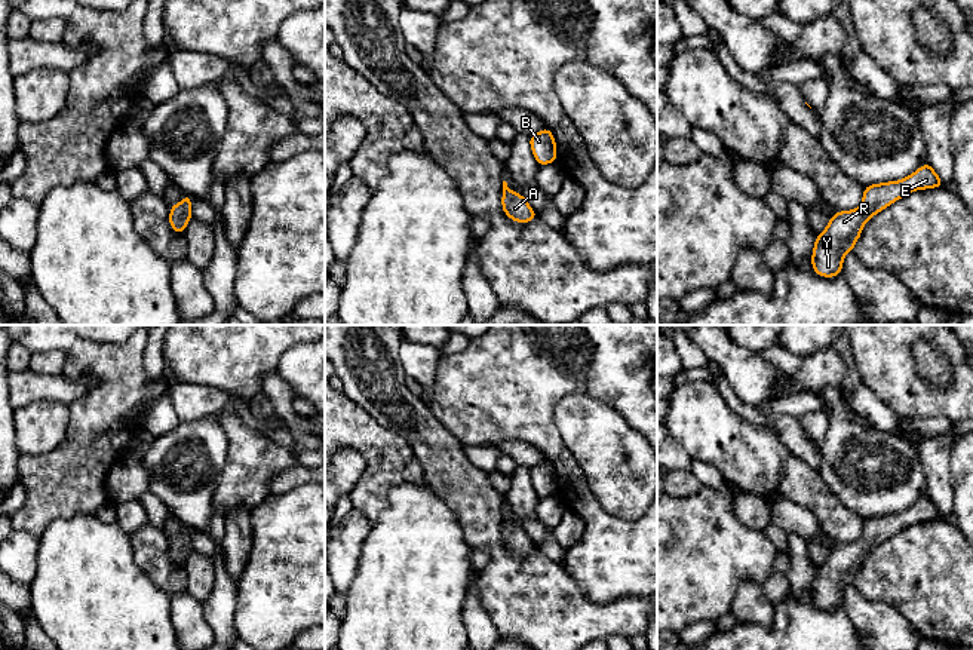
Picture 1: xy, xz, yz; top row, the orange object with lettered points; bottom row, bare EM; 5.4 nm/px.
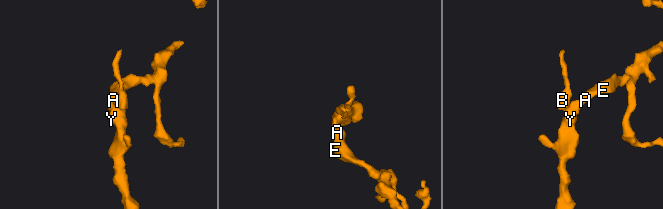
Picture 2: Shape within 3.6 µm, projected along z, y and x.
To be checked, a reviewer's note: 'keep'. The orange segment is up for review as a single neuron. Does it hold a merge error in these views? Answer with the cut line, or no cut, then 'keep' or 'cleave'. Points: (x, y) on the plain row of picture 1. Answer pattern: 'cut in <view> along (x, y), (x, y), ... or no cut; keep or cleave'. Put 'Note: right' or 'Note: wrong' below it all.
no cut; keep
Note: right

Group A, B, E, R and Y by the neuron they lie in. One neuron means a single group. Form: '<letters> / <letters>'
A B E R Y

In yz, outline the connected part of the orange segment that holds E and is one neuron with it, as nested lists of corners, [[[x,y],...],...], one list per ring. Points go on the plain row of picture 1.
[[[927,494],[903,512],[865,519],[860,539],[853,543],[838,543],[829,551],[825,564],[816,568],[811,588],[814,605],[825,610],[842,605],[844,588],[854,583],[866,554],[905,527],[933,519],[945,519],[945,516]]]

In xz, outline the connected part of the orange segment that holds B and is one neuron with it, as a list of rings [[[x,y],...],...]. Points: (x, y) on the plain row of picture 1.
[[[544,460],[543,463],[530,469],[530,478],[534,487],[534,491],[538,497],[553,496],[556,488],[556,473],[550,462]]]

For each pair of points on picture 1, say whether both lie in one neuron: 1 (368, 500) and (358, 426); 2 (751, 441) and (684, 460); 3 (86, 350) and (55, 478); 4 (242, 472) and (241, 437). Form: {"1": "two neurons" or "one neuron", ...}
{"1": "one neuron", "2": "two neurons", "3": "one neuron", "4": "one neuron"}

